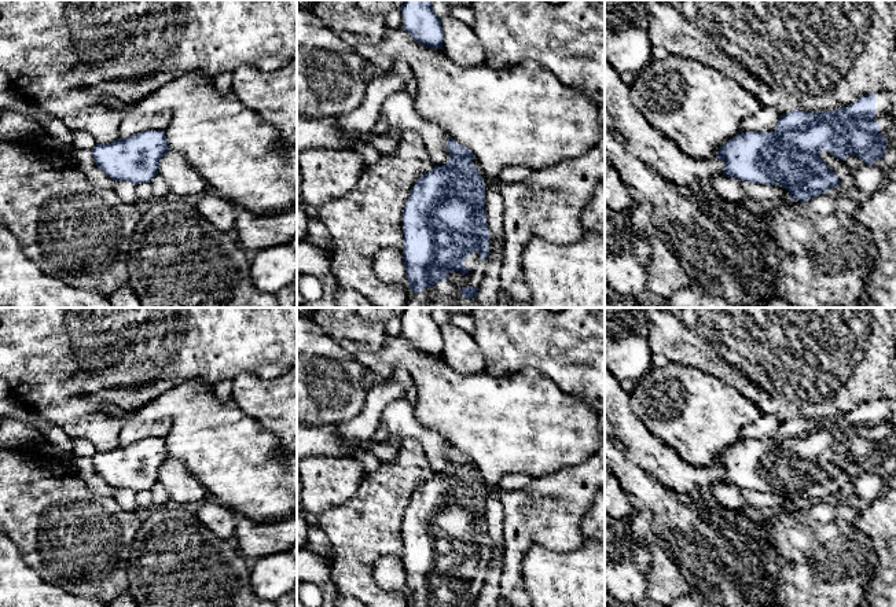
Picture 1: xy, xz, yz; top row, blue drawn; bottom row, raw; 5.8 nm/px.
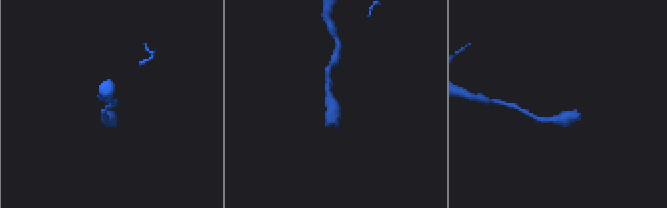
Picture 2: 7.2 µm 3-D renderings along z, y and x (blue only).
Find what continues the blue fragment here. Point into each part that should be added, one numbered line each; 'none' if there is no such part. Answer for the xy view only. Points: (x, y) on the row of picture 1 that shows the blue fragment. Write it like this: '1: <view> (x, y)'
none

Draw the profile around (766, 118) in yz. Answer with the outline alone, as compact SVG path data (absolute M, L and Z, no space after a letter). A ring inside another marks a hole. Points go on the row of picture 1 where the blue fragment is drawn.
M763 106L757 113L748 115L739 125L741 132L774 132L781 114L774 107Z

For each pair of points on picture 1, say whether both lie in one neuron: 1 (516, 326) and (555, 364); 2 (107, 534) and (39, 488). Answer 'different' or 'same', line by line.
1: same
2: same

